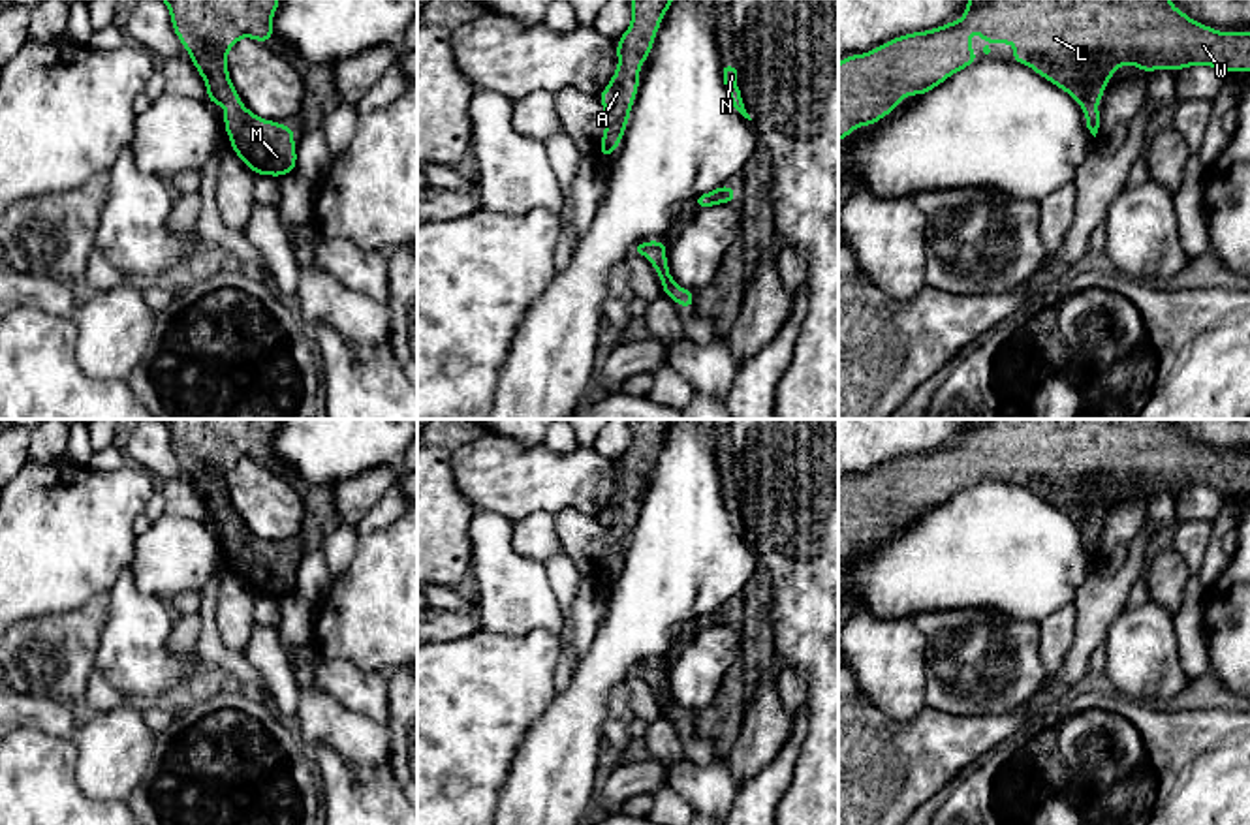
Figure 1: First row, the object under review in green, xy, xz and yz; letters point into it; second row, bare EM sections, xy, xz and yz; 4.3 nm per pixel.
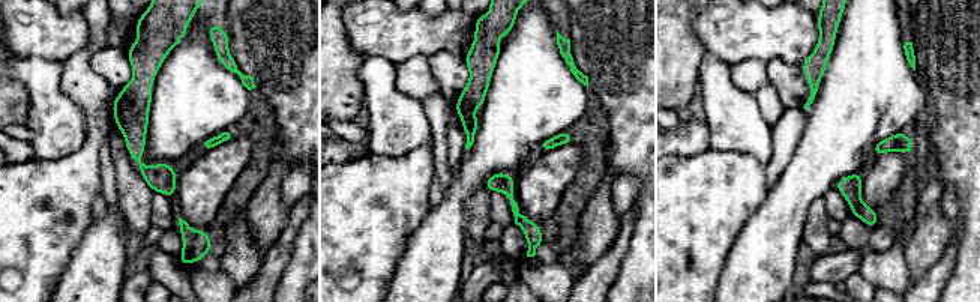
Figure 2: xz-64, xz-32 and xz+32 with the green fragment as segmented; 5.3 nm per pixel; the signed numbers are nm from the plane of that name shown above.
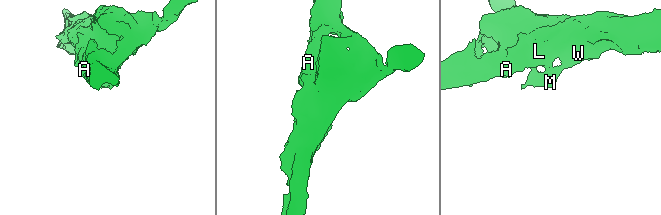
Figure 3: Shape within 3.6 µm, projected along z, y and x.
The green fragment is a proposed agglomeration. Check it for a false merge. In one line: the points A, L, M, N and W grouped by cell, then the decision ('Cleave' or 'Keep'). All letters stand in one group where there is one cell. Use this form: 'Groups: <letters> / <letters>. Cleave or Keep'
Groups: A L M N W. Keep

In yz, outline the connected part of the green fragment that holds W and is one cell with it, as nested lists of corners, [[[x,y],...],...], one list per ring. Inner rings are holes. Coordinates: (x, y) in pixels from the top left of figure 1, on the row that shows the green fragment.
[[[968,0],[962,13],[966,15],[962,21],[955,19],[934,30],[910,32],[863,54],[850,54],[842,58],[838,64],[838,143],[859,126],[872,126],[887,113],[895,113],[897,103],[910,94],[919,98],[942,85],[953,73],[976,64],[979,58],[968,43],[968,36],[974,28],[985,43],[994,41],[1004,47],[1011,39],[1017,39],[1019,45],[1011,49],[1011,60],[1030,66],[1038,75],[1075,98],[1083,107],[1086,128],[1094,137],[1100,128],[1100,111],[1096,105],[1103,98],[1107,81],[1124,64],[1132,64],[1148,75],[1158,68],[1177,73],[1182,68],[1197,64],[1205,64],[1226,73],[1250,73],[1250,30],[1244,34],[1237,34],[1233,30],[1220,34],[1216,28],[1190,19],[1182,9],[1173,8],[1169,0]],[[1085,54],[1100,54],[1109,60],[1086,66],[1081,62]]]

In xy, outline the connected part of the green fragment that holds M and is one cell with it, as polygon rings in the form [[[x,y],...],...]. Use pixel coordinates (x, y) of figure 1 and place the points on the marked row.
[[[162,0],[171,26],[207,85],[207,103],[226,105],[224,130],[231,150],[258,175],[284,177],[297,169],[295,128],[256,117],[241,103],[226,54],[244,36],[267,43],[280,0]]]

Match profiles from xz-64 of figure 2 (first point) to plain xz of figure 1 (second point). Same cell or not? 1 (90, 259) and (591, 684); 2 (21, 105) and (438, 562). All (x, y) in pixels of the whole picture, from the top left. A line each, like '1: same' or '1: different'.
1: same
2: same

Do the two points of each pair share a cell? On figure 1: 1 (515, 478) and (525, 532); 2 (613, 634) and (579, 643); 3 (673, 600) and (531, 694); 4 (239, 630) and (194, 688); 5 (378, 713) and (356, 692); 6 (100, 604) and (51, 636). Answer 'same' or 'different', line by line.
1: different
2: different
3: different
4: different
5: same
6: same

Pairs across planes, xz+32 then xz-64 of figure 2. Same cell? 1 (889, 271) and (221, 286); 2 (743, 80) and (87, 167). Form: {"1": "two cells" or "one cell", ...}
{"1": "one cell", "2": "one cell"}

